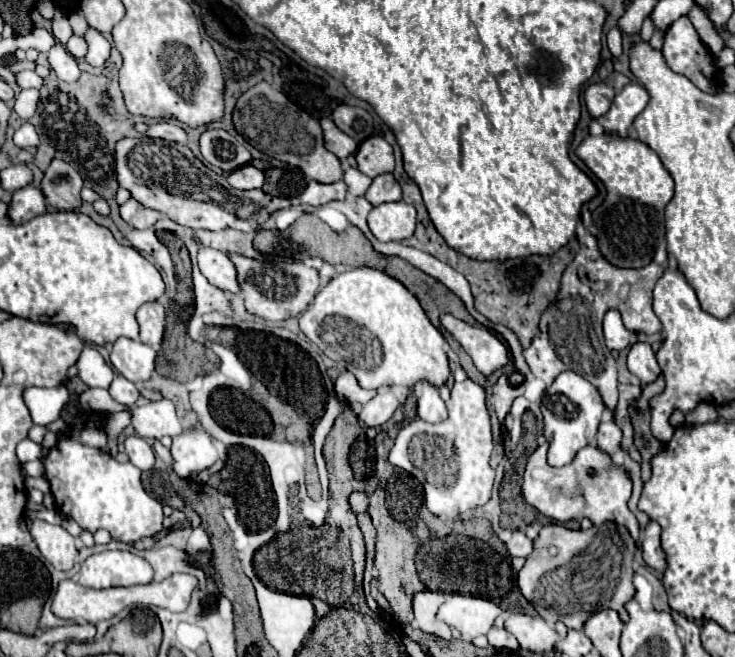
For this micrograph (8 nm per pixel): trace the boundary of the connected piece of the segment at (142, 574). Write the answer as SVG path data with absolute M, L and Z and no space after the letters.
M107 550L89 556L81 564L79 584L85 588L113 588L113 586L135 586L149 584L153 580L151 564L123 550Z

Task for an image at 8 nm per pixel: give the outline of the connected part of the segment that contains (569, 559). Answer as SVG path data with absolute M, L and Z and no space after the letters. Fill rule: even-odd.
M545 524L541 526L539 536L533 540L533 554L527 558L525 566L517 574L517 584L521 588L521 594L527 598L527 602L535 608L539 616L553 622L561 620L567 624L567 628L581 630L589 616L605 608L619 612L619 618L627 622L629 616L623 604L635 596L633 568L631 568L633 552L635 552L635 542L631 534L617 526L593 526L589 530L567 530L559 524ZM549 546L557 548L555 556L547 556Z

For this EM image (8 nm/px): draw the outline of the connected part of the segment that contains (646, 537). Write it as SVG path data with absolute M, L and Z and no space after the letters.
M655 520L649 522L649 526L645 528L643 534L643 560L647 566L655 568L657 572L665 570L665 552L661 548L661 528L659 524L655 524Z

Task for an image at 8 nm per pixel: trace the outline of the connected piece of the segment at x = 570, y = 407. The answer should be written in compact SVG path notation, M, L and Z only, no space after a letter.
M563 372L555 378L555 382L545 390L543 402L541 402L541 412L545 418L543 434L549 440L549 464L551 466L565 466L569 464L577 450L591 444L595 440L599 422L601 422L601 412L605 404L595 390L591 382L581 378L575 372Z

